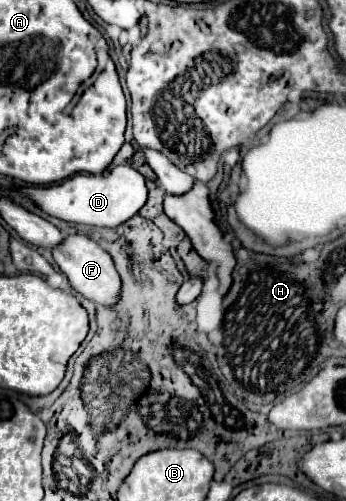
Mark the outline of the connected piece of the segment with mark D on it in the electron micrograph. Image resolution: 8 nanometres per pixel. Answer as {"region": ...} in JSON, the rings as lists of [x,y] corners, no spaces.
{"region":[[[118,165],[100,175],[88,175],[88,173],[74,175],[48,189],[24,187],[24,193],[32,201],[36,201],[36,205],[42,207],[48,215],[54,215],[58,219],[96,227],[118,227],[140,211],[140,207],[146,203],[148,187],[146,179],[134,167]]]}

